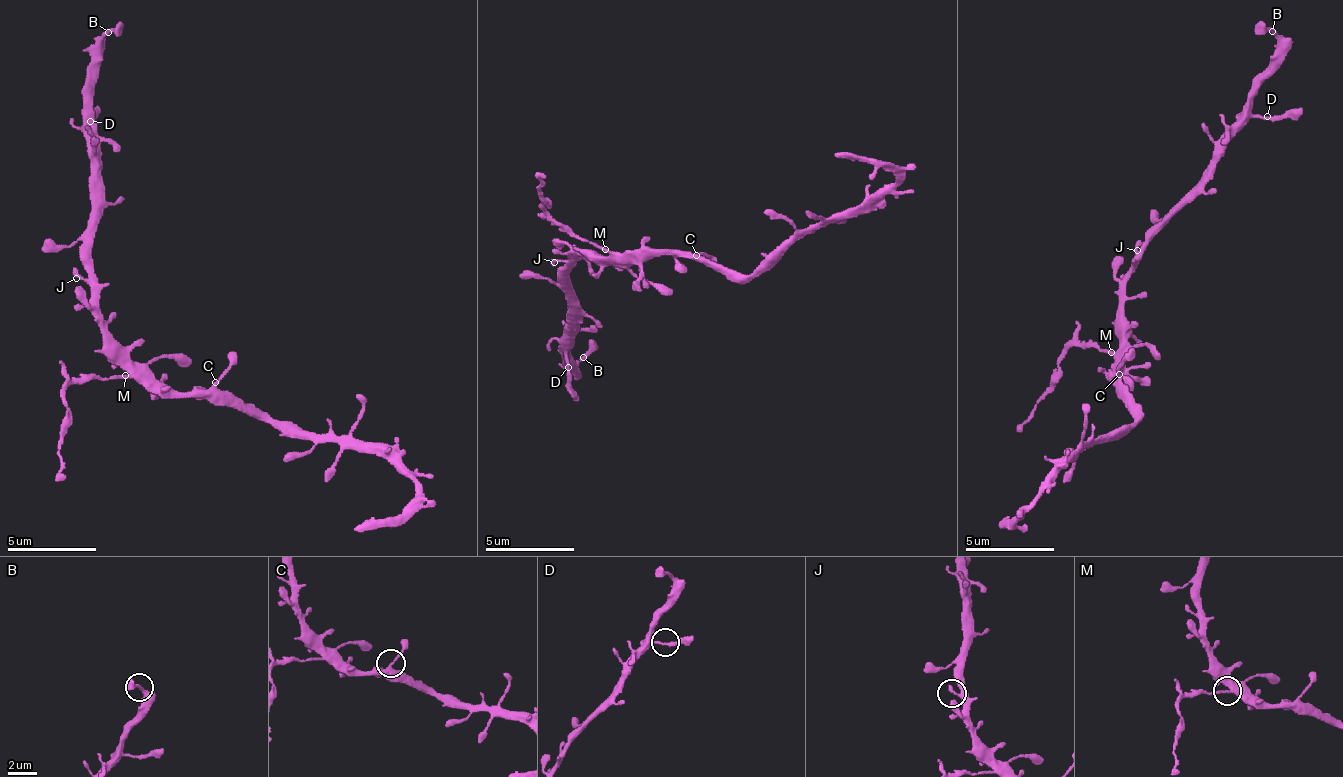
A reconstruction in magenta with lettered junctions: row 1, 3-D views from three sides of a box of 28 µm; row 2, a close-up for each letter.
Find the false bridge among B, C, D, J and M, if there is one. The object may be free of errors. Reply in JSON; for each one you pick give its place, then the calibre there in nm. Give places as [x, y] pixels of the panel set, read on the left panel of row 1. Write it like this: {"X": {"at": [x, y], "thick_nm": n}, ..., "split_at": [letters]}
{"M": {"at": [125, 375], "thick_nm": 300}, "split_at": ["M"]}

